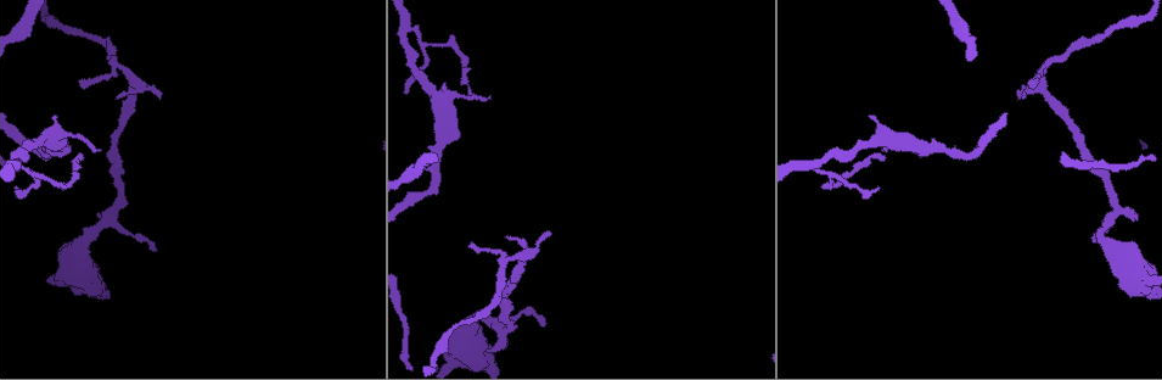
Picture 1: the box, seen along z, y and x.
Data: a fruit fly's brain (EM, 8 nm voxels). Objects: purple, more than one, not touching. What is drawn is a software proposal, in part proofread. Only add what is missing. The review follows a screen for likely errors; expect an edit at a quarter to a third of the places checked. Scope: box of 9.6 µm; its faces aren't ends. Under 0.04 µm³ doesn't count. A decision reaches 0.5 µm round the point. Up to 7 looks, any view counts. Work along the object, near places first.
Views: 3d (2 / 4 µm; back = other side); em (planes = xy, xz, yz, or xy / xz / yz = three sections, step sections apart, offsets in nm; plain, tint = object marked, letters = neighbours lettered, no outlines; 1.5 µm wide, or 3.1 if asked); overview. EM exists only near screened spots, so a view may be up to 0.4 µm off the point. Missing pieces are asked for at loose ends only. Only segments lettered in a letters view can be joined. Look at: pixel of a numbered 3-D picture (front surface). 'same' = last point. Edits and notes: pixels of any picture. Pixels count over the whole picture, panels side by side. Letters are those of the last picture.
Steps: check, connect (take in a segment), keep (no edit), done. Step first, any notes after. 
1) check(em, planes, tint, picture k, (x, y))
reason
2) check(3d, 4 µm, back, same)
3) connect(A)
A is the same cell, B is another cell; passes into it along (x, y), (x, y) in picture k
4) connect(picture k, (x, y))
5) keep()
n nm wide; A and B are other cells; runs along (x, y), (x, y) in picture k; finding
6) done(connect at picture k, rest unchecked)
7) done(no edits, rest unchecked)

check(em, xz, step 8, letters, picture 1, (98, 151))
free end

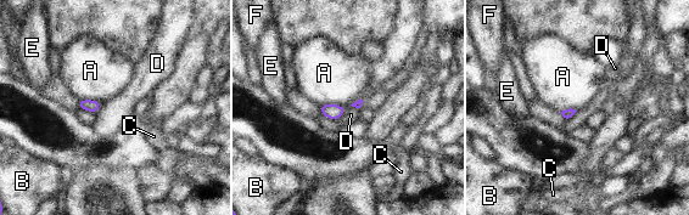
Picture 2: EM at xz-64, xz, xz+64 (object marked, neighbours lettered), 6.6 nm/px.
check(em, planes, letters, same)

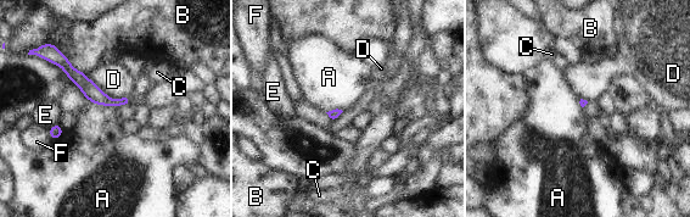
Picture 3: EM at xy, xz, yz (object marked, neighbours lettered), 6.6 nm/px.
keep()
A, B, C, D, E and F are other cells; runs along (59, 61), (97, 96), (122, 101) in picture 3; no lettered segment goes on from it

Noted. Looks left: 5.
check(em, yz, step 8, letters, picture 1, (1032, 80))
free end

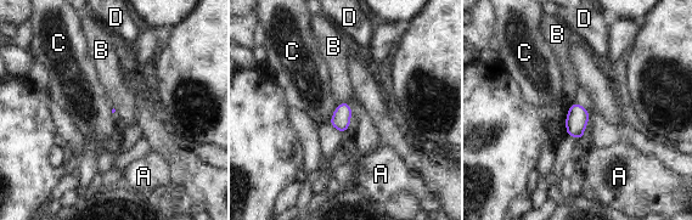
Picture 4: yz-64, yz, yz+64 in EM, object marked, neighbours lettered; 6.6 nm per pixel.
keep()
C touches over 140 nm; A, B, C and D are other cells; no lettered segment goes on from it

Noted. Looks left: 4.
check(3d, 4 µm, picture 1, (99, 215))
an open end

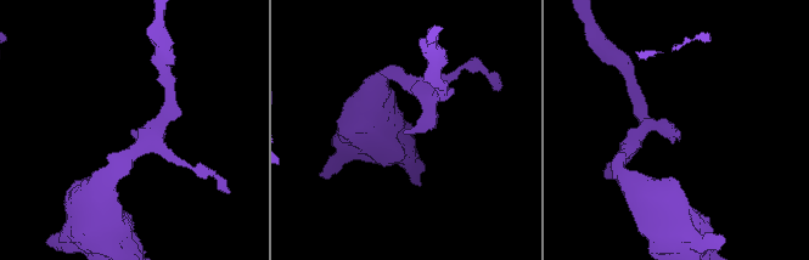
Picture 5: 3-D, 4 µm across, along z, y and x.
check(em, planes, letters, picture 5, (405, 133))

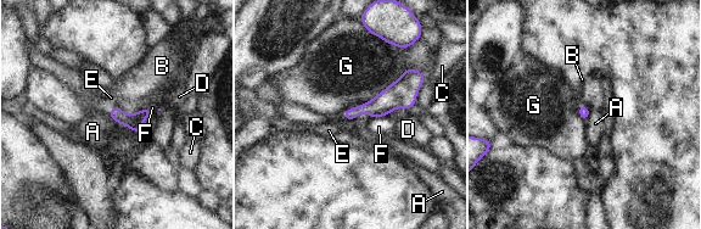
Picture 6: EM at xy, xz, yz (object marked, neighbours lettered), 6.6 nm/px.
keep()
A, B, C, D, E, F and G are other cells; runs along (413, 77), (380, 106), (347, 115) in picture 6; none of them fits

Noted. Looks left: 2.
done(no edits, rest unchecked)

